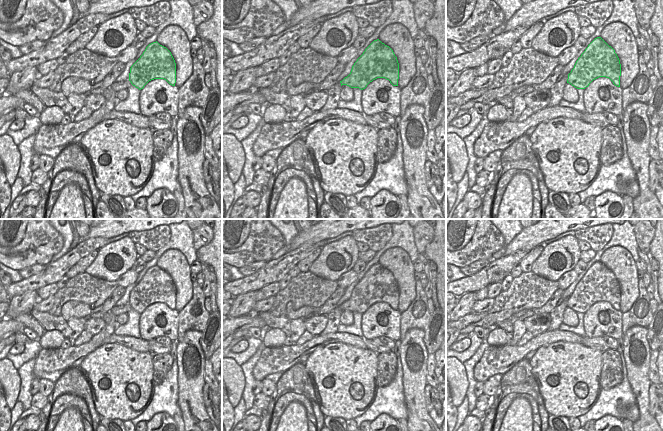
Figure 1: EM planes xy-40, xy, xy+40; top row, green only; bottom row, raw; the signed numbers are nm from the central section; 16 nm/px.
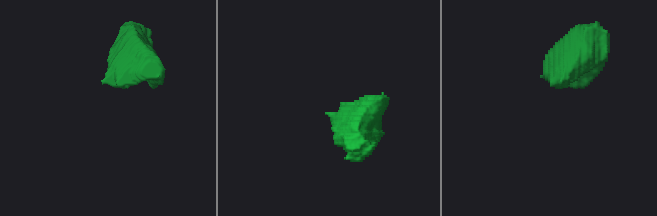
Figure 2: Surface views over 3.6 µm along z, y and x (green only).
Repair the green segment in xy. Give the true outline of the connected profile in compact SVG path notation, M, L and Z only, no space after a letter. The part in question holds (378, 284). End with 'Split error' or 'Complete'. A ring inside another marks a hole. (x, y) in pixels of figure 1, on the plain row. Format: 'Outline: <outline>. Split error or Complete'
Outline: M379 263L374 264L352 290L350 298L340 305L341 310L365 313L377 302L385 302L398 310L399 287L393 274Z. Complete

